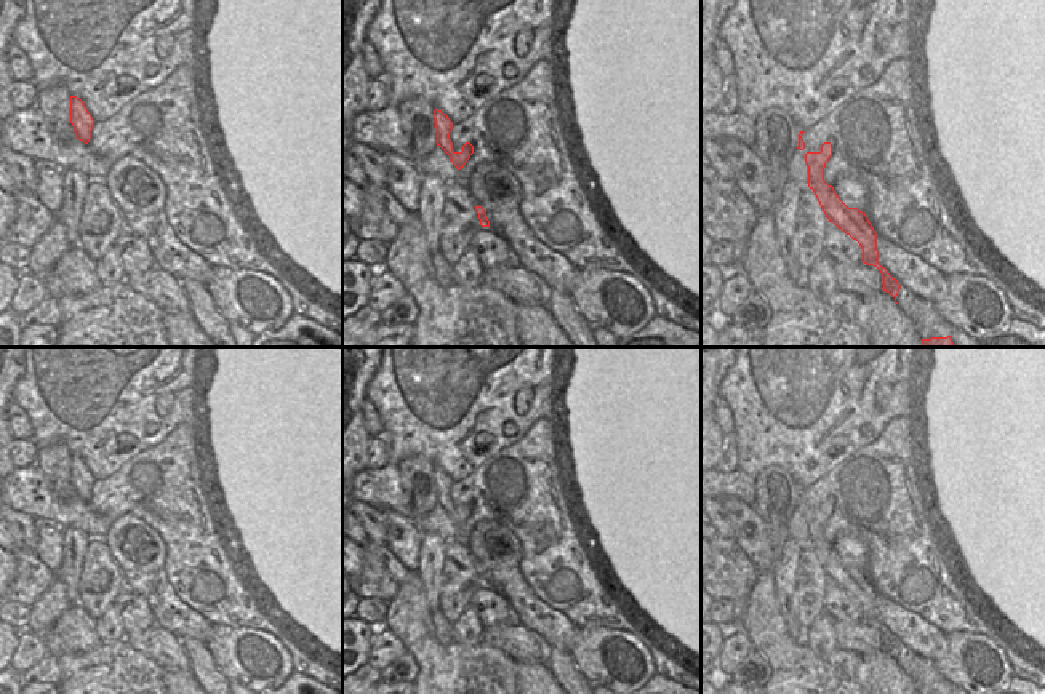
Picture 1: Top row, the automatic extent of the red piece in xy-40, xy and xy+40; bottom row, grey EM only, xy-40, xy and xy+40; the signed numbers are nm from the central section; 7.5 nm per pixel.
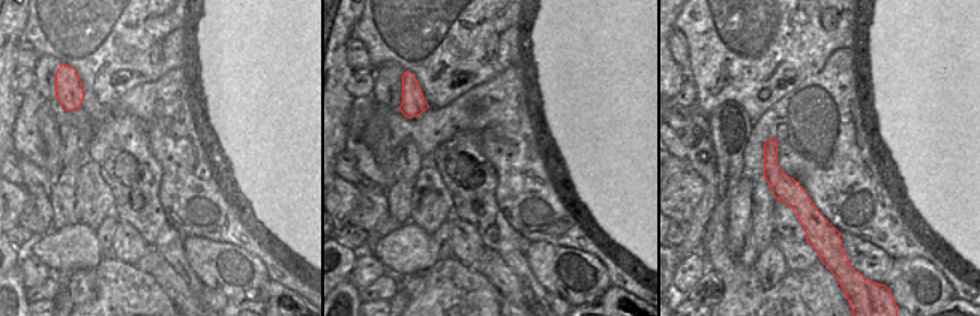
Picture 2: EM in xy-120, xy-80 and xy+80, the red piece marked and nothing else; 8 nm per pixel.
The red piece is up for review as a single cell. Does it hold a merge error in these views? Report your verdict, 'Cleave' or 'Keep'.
Keep

